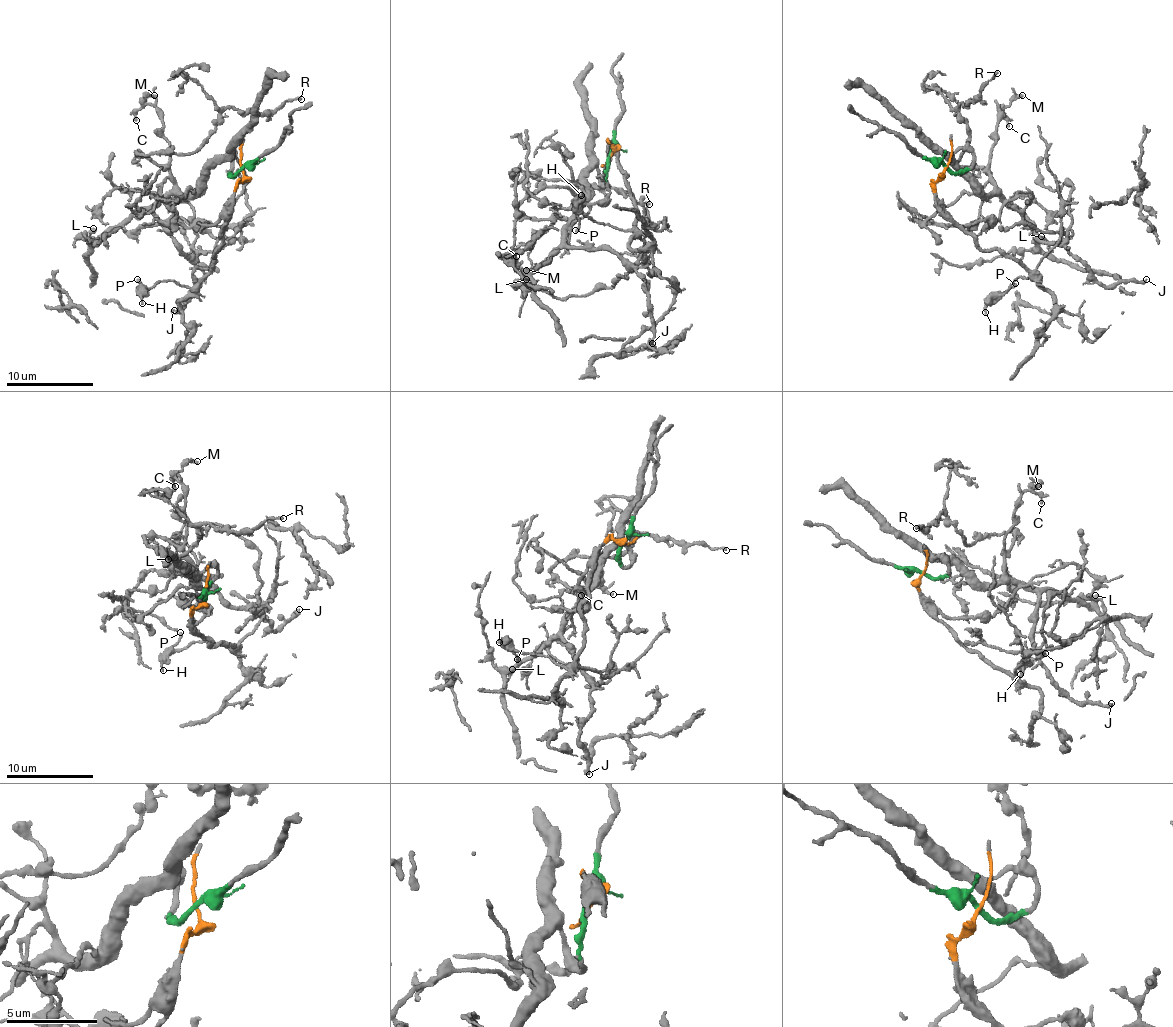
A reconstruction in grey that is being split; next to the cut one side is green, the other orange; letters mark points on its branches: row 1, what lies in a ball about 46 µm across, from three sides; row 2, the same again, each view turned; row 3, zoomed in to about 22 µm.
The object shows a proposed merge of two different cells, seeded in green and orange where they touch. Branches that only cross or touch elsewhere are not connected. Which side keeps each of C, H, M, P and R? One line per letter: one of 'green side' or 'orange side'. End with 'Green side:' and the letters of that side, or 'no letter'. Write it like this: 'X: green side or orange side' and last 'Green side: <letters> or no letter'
C: green side
H: orange side
M: green side
P: orange side
R: green side
Green side: C, M, R

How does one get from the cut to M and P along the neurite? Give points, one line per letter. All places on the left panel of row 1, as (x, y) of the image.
M: (242, 169), (231, 177), (228, 153), (191, 192), (181, 191), (169, 170), (162, 112), (143, 103), (155, 96)
P: (242, 169), (213, 266), (205, 275), (191, 287), (164, 280), (144, 287), (136, 280)

